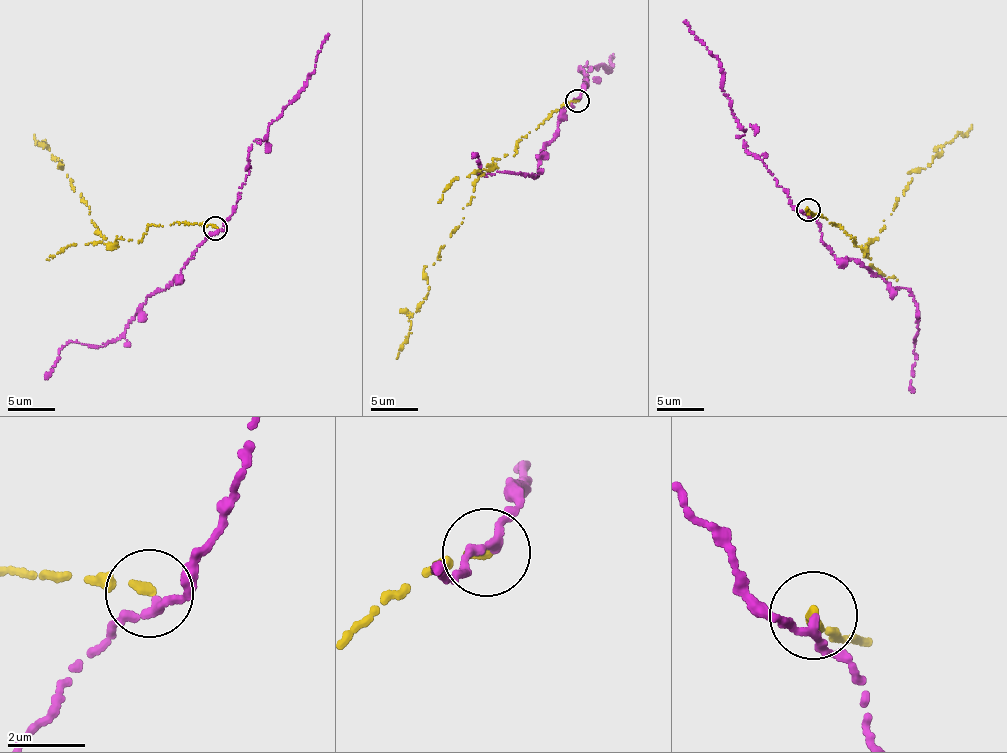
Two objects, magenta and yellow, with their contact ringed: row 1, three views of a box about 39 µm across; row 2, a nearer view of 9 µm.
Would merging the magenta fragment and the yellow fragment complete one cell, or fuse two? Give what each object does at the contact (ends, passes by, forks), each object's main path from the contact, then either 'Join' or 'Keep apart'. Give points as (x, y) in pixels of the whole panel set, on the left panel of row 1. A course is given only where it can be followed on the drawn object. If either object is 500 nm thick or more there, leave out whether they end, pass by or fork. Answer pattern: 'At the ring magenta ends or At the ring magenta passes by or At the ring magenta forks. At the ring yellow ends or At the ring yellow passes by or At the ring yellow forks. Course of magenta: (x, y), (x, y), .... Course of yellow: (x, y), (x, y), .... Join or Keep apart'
At the ring magenta passes by. At the ring yellow ends. Course of magenta: (217, 230), (206, 237), (180, 275), (149, 296), (117, 338), (100, 346), (69, 342), (45, 378). Course of yellow: (215, 227), (154, 225), (141, 242), (119, 239), (104, 244), (63, 165), (58, 167), (45, 142), (34, 135). Keep apart

